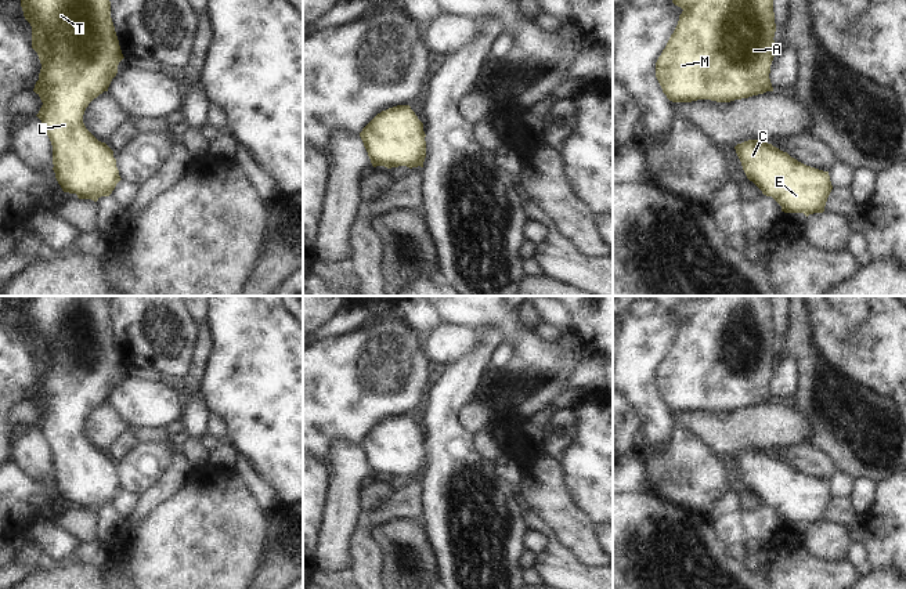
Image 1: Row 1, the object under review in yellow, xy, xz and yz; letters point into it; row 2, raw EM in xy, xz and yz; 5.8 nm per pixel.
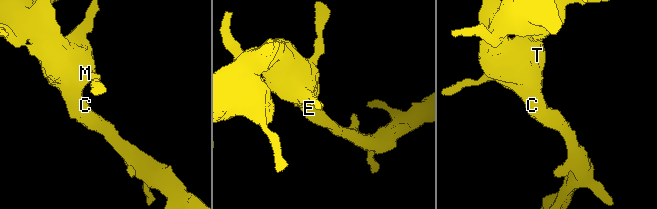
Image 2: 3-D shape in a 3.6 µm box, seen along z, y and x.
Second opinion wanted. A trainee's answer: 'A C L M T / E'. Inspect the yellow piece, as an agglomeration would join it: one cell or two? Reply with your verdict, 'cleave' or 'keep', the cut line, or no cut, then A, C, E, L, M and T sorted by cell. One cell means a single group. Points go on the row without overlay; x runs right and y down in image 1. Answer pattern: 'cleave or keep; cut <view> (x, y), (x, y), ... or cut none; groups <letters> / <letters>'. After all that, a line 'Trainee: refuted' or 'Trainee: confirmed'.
keep; cut none; groups A C E L M T
Trainee: refuted

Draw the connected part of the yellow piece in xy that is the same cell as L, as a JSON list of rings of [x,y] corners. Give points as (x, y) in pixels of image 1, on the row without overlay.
[[[29,296],[21,307],[32,336],[32,358],[41,379],[33,401],[43,415],[36,424],[53,455],[53,480],[64,502],[97,512],[122,489],[113,460],[84,436],[89,413],[108,397],[124,368],[111,328],[109,300],[104,296]]]

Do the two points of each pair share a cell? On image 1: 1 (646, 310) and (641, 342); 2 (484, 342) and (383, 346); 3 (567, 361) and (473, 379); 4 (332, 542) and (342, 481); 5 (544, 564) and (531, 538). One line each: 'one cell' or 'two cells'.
1: two cells
2: two cells
3: two cells
4: one cell
5: two cells

